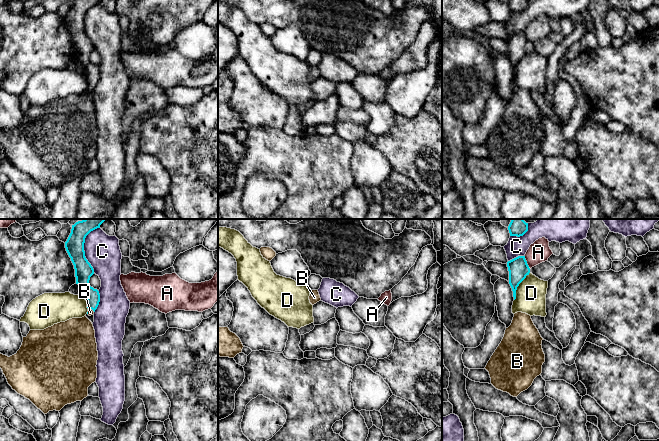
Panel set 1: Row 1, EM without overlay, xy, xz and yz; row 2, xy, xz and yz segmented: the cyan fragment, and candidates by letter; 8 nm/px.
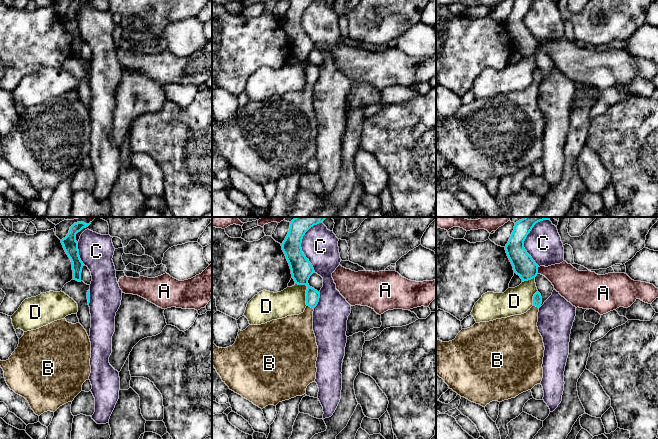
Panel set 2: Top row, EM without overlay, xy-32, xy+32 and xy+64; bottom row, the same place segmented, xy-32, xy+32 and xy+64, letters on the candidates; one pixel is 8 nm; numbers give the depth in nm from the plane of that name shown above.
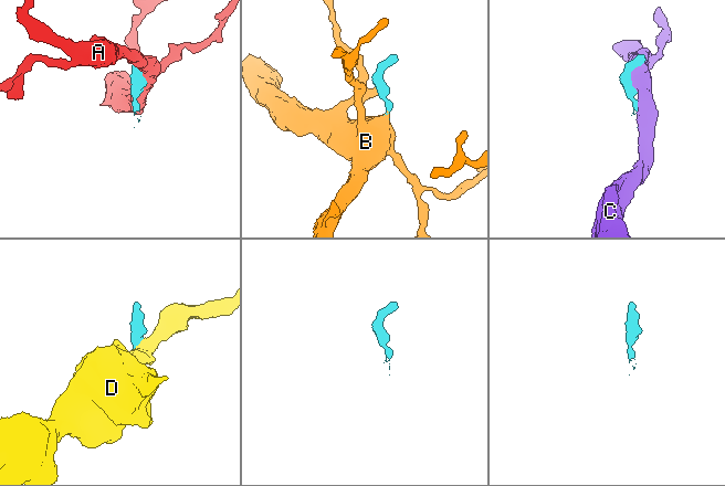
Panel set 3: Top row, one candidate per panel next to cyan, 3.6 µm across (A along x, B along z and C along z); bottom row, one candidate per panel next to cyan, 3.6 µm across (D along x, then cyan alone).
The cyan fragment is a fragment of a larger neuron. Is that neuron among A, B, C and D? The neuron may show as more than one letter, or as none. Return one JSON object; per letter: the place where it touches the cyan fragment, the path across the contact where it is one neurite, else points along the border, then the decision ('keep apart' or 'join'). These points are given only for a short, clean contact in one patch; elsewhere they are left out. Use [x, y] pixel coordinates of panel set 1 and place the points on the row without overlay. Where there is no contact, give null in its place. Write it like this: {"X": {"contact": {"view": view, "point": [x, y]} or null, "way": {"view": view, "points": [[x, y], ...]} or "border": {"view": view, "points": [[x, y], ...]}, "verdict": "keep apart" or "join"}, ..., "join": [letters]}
{"A": {"contact": {"view": "yz", "point": [526, 38]}, "border": {"view": "yz", "points": [[524, 32], [530, 44]]}, "verdict": "keep apart"}, "B": {"contact": {"view": "xy", "point": [91, 84]}, "way": {"view": "xy", "points": [[82, 55], [91, 69], [91, 84], [90, 88]]}, "verdict": "join"}, "C": {"contact": {"view": "xy", "point": [83, 24]}, "verdict": "keep apart"}, "D": {"contact": {"view": "yz", "point": [518, 61]}, "border": {"view": "yz", "points": [[529, 48], [517, 63], [514, 76]]}, "verdict": "keep apart"}, "join": ["B"]}

